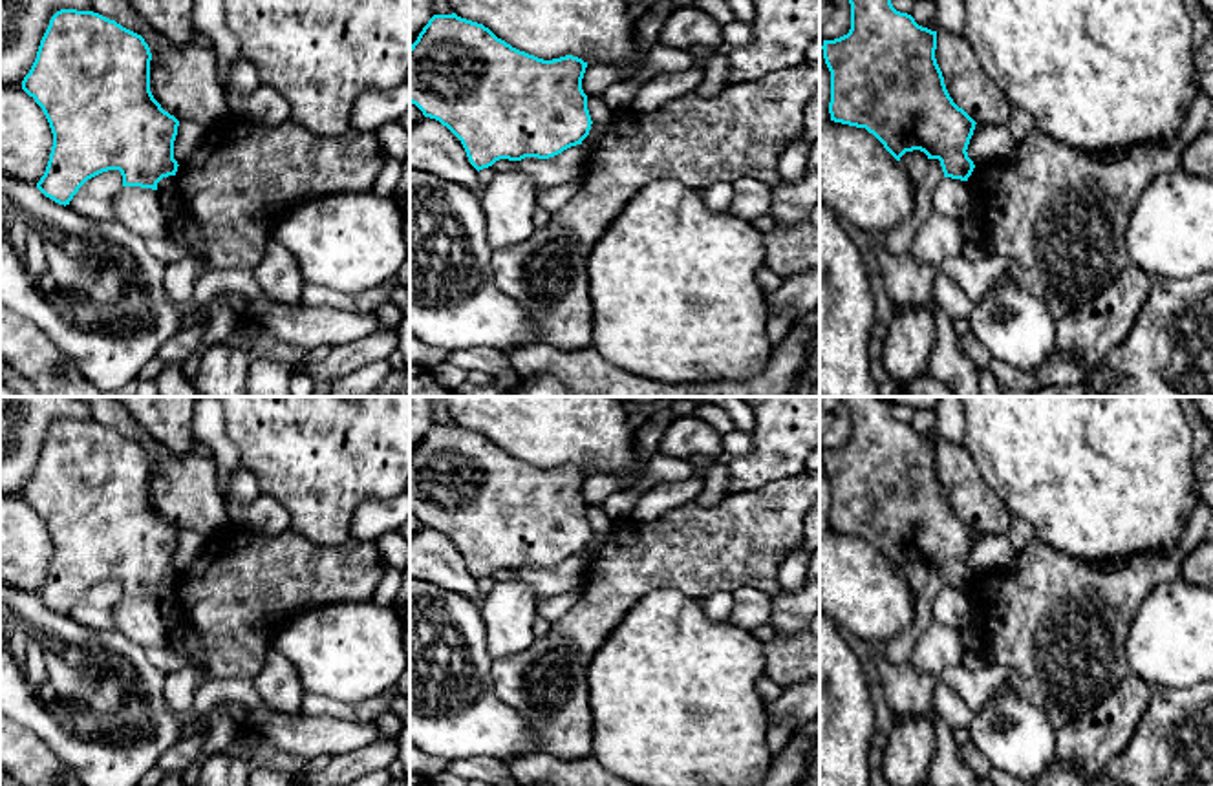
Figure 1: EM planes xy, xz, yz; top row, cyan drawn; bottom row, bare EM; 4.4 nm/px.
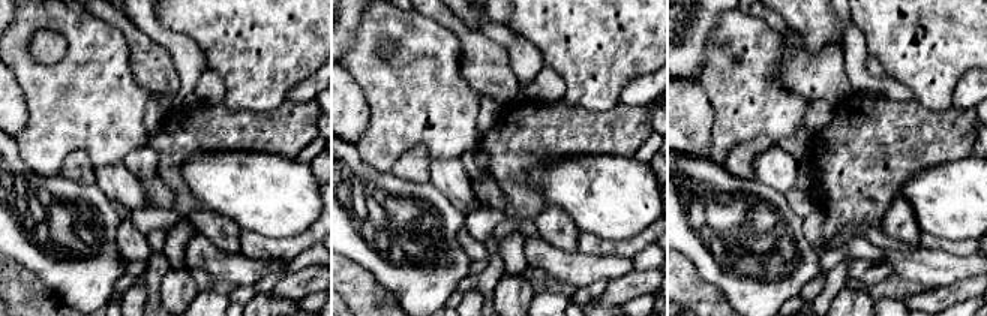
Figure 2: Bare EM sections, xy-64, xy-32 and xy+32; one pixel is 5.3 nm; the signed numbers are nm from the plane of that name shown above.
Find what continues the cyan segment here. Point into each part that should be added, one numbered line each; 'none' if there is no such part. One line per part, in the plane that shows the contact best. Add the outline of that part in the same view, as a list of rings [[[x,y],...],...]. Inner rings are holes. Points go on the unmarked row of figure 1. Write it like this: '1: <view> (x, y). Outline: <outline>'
none

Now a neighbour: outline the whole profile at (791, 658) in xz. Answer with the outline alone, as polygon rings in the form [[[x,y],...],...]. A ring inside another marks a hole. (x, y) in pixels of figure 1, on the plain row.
[[[820,612],[801,634],[776,632],[765,656],[765,673],[781,687],[820,678]]]

